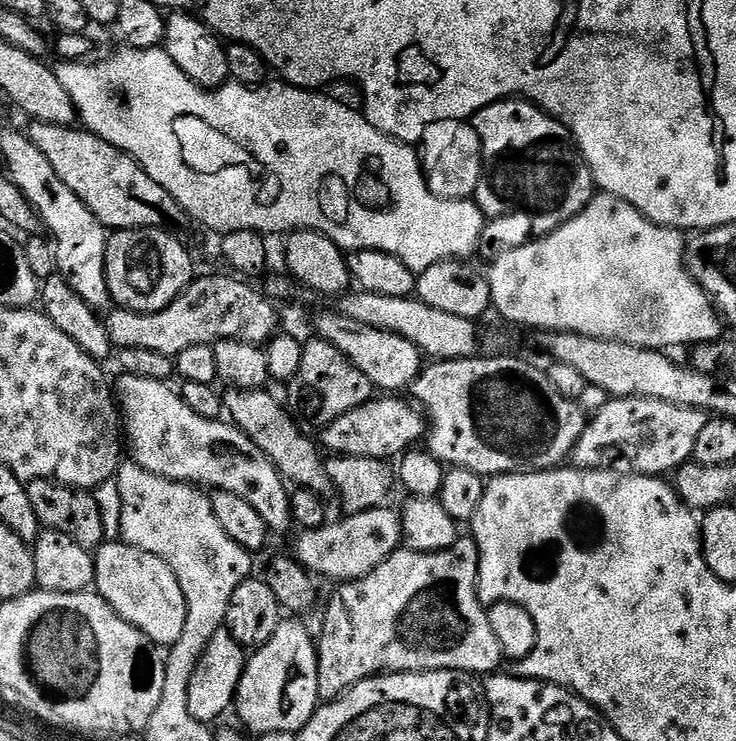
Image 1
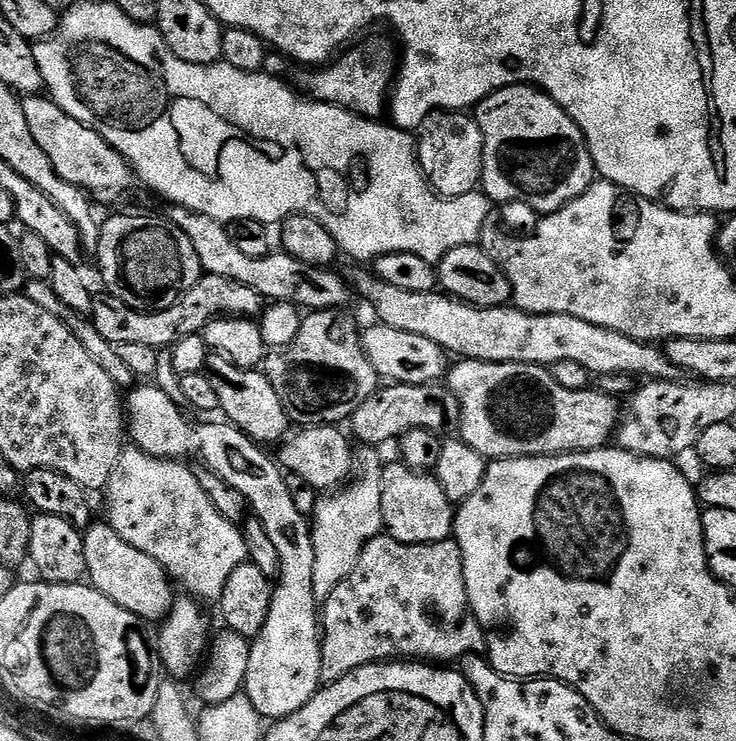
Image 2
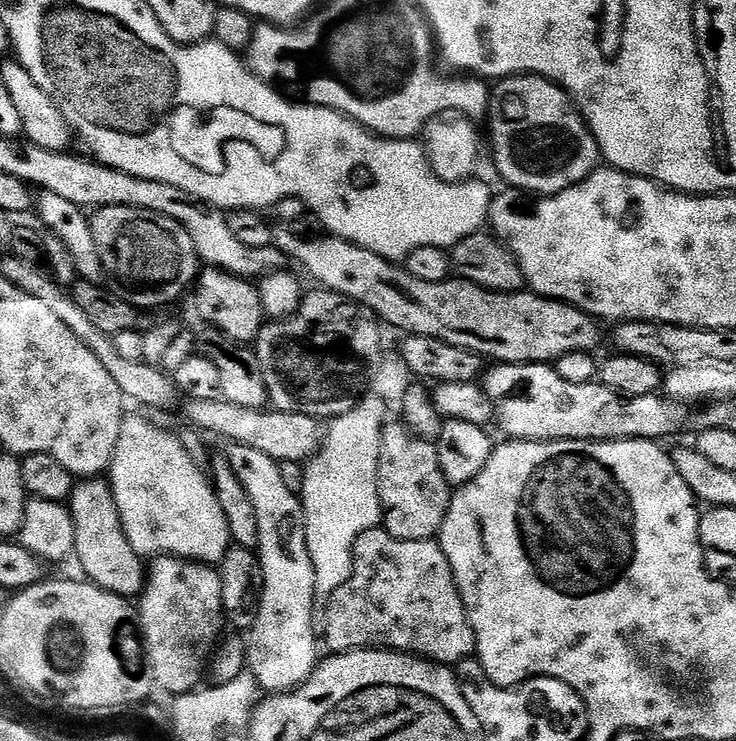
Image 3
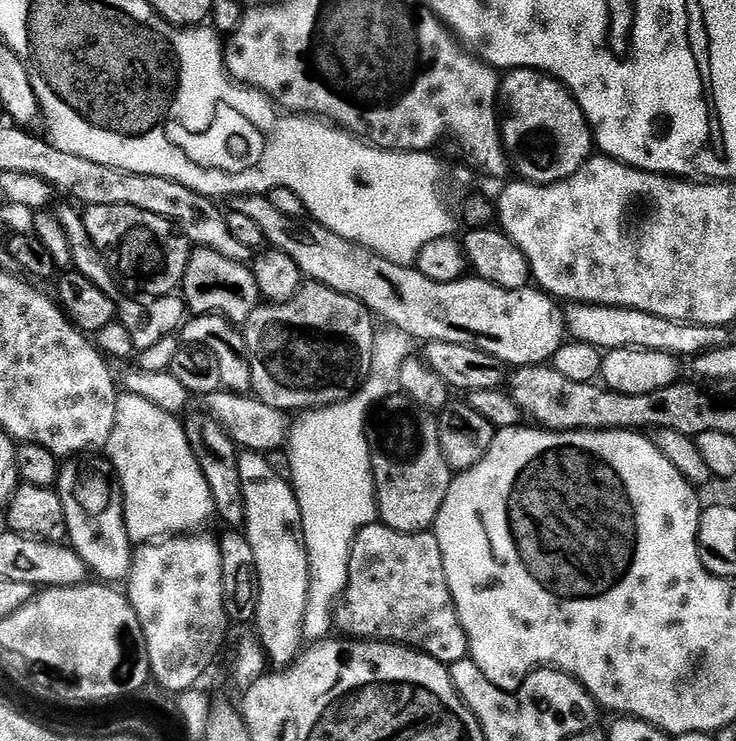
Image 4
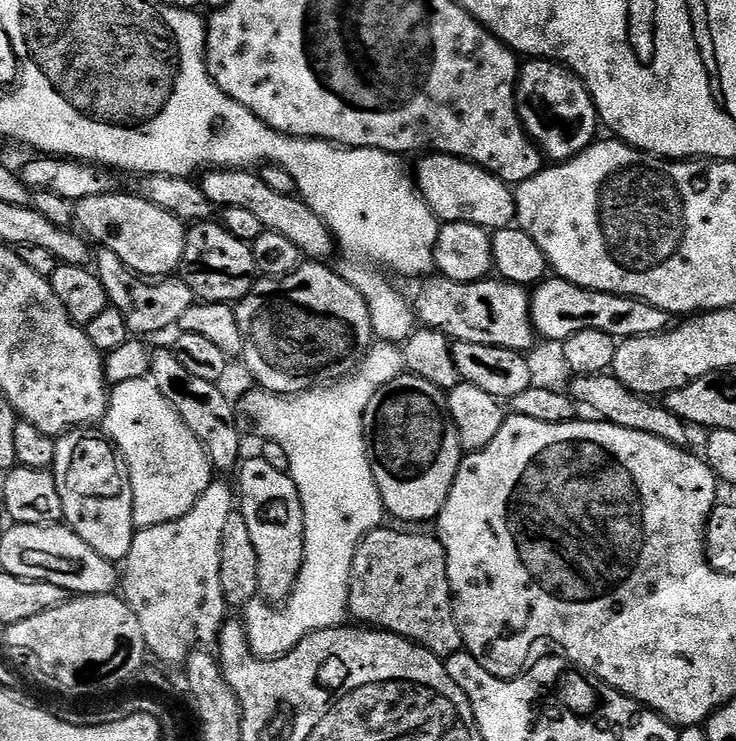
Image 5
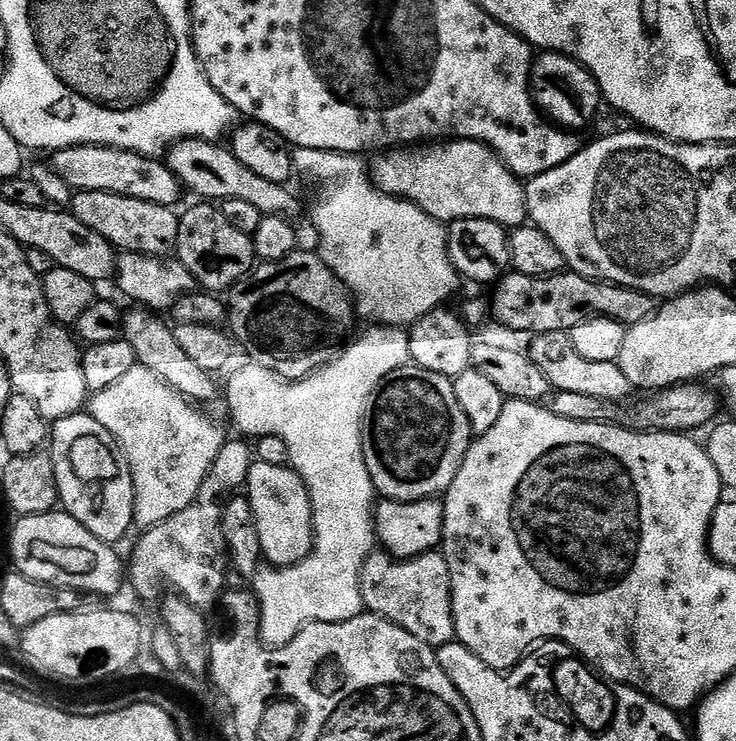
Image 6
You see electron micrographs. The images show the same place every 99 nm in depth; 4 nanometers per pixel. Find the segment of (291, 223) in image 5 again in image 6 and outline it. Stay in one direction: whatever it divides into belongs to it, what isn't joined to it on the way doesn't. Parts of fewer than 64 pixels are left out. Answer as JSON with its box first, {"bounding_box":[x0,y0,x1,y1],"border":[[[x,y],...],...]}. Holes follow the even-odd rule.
{"bounding_box":[166,140,300,218],"border":[[[180,140],[172,145],[166,153],[168,169],[179,178],[181,185],[188,188],[204,202],[219,202],[226,198],[238,198],[241,202],[250,202],[264,217],[282,216],[296,218],[300,204],[291,192],[291,187],[278,182],[266,182],[258,178],[254,170],[242,166],[239,158],[233,154],[231,147],[211,140]]]}

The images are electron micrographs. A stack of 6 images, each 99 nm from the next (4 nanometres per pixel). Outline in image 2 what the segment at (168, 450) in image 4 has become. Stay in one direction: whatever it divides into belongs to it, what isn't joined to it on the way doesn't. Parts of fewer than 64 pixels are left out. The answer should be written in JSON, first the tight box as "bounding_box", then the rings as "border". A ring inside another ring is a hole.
{"bounding_box":[106,447,248,602],"border":[[[125,447],[110,474],[106,494],[107,523],[123,540],[130,542],[134,550],[150,554],[150,558],[162,565],[169,577],[177,585],[180,583],[185,588],[183,591],[197,601],[218,602],[222,598],[222,590],[226,590],[230,574],[234,574],[234,570],[238,570],[238,566],[248,560],[243,531],[237,525],[226,522],[226,518],[214,510],[214,502],[206,498],[206,490],[202,490],[195,471],[191,467],[188,469],[180,460],[163,460],[146,454],[138,447]]]}

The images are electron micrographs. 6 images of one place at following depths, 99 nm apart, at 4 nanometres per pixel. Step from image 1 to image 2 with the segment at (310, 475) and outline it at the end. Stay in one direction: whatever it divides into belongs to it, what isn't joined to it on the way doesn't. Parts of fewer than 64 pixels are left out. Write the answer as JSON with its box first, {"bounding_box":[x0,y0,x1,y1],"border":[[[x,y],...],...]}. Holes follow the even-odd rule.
{"bounding_box":[207,354,290,446],"border":[[[215,354],[209,355],[207,371],[214,382],[214,390],[218,393],[220,412],[223,415],[228,415],[225,416],[227,423],[235,424],[240,431],[245,432],[251,440],[256,441],[261,446],[269,446],[268,444],[279,445],[289,435],[290,429],[288,427],[290,427],[290,421],[287,412],[284,410],[284,404],[278,398],[274,386],[270,386],[270,382],[263,371],[255,368],[239,368],[224,356]]]}

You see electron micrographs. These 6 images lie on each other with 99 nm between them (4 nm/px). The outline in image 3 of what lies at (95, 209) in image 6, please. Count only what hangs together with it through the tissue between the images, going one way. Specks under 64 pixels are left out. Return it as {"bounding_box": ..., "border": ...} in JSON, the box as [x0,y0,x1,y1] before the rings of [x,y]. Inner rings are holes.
{"bounding_box":[90,206,198,310],"border":[[[110,206],[91,217],[90,235],[100,255],[101,269],[120,279],[125,302],[135,308],[147,310],[172,304],[198,279],[196,247],[190,234],[174,218],[141,208]]]}

